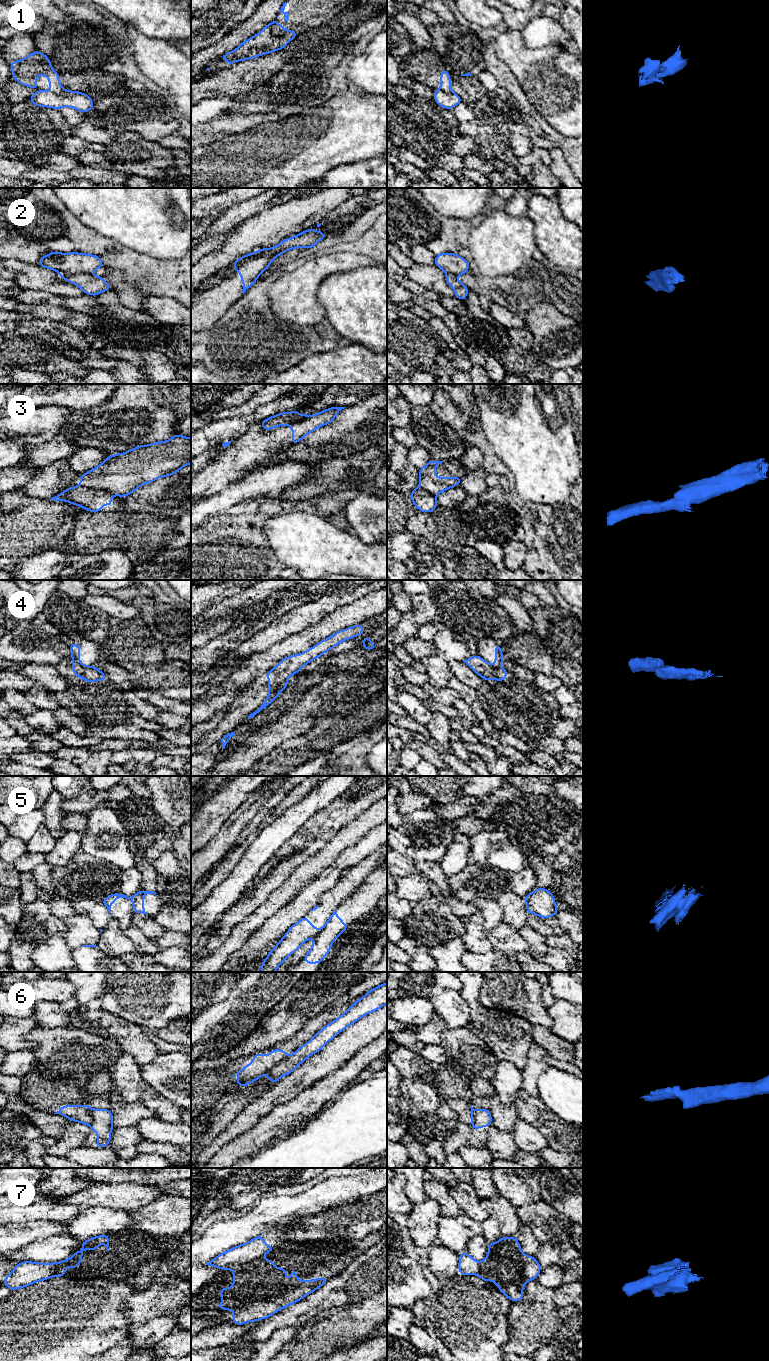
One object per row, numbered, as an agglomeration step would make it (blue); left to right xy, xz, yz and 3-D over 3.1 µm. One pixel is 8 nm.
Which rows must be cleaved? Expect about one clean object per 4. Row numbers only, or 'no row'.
1, 2, 3, 4, 5, 6, 7

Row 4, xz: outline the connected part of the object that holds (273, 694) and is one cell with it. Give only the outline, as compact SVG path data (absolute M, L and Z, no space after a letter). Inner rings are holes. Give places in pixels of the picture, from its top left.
M284 683L272 690L269 691L268 697L265 699L265 701L263 702L263 704L260 706L260 708L258 710L256 710L255 712L251 713L248 716L248 720L253 718L257 713L259 713L262 709L266 708L269 704L271 704L277 697L278 695L288 686L287 683Z

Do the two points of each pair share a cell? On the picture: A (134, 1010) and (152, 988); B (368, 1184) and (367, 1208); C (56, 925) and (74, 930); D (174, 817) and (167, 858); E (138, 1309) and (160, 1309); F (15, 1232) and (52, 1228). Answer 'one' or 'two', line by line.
A: one
B: two
C: two
D: two
E: one
F: one

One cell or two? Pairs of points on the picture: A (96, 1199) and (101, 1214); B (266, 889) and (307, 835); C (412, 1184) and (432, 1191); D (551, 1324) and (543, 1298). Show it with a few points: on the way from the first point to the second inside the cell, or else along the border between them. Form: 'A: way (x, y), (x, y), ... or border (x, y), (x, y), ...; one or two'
A: border (85, 1207), (107, 1207), (122, 1210); two
B: way (271, 876), (290, 856), (294, 848); one
C: border (427, 1178), (423, 1190); two
D: way (545, 1318), (544, 1304); one

